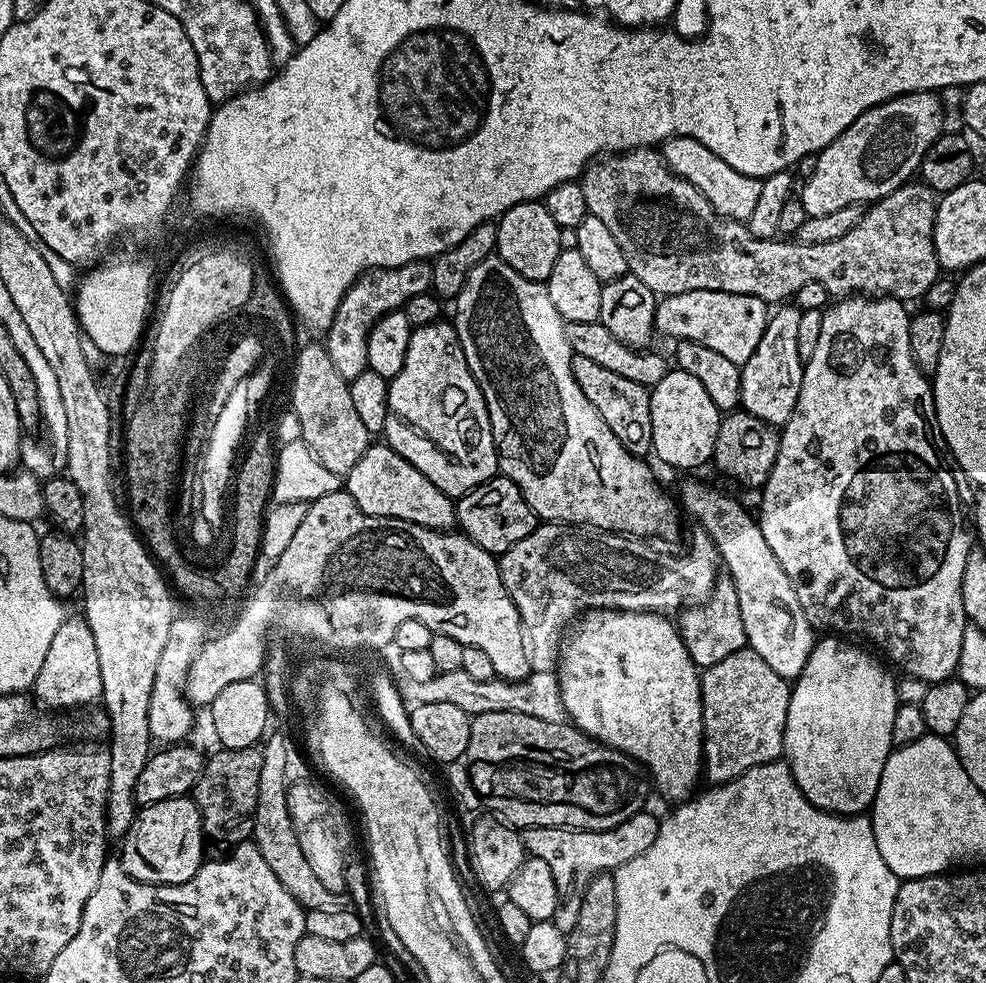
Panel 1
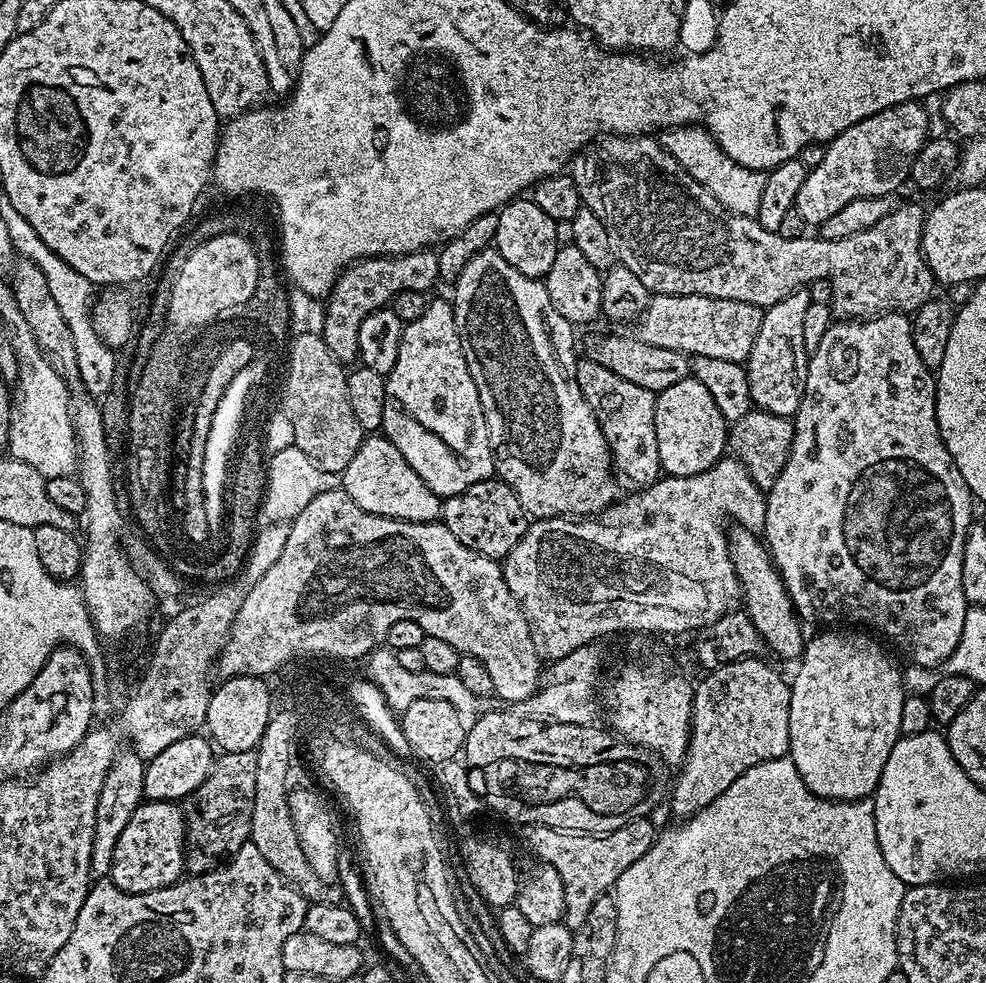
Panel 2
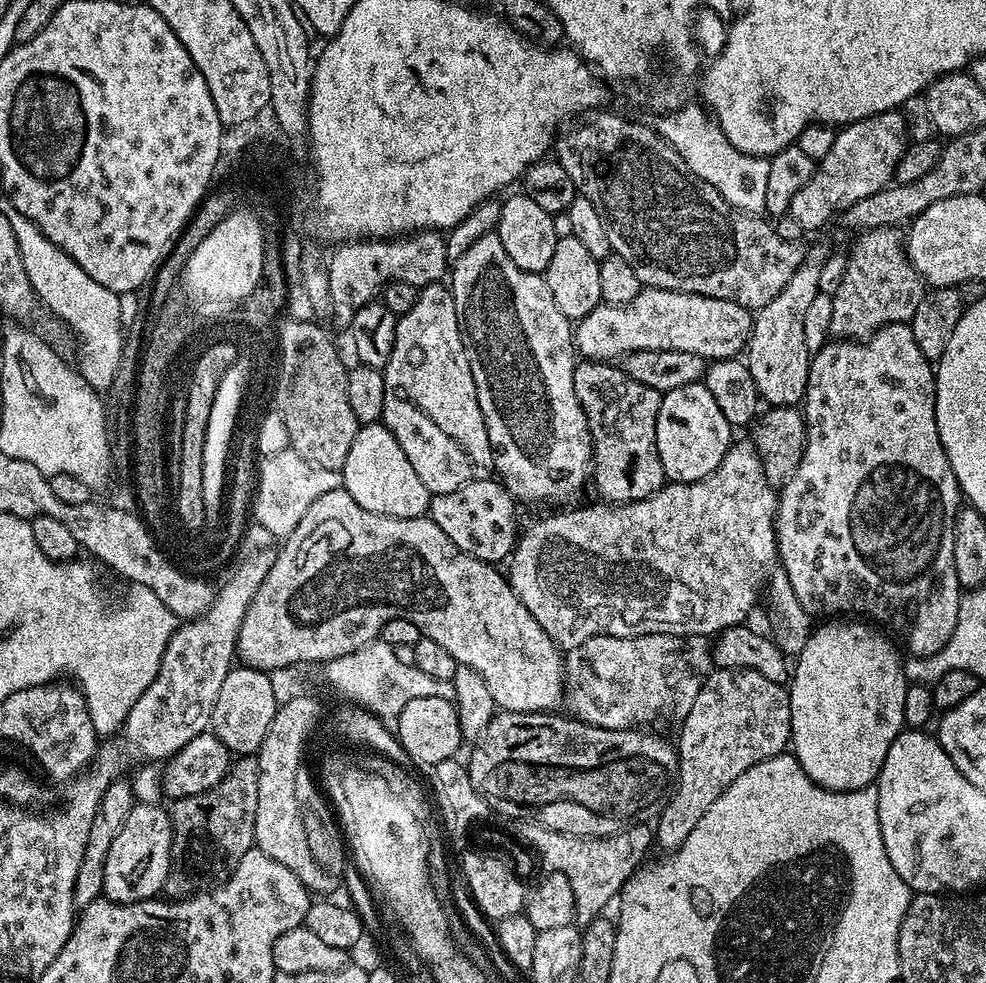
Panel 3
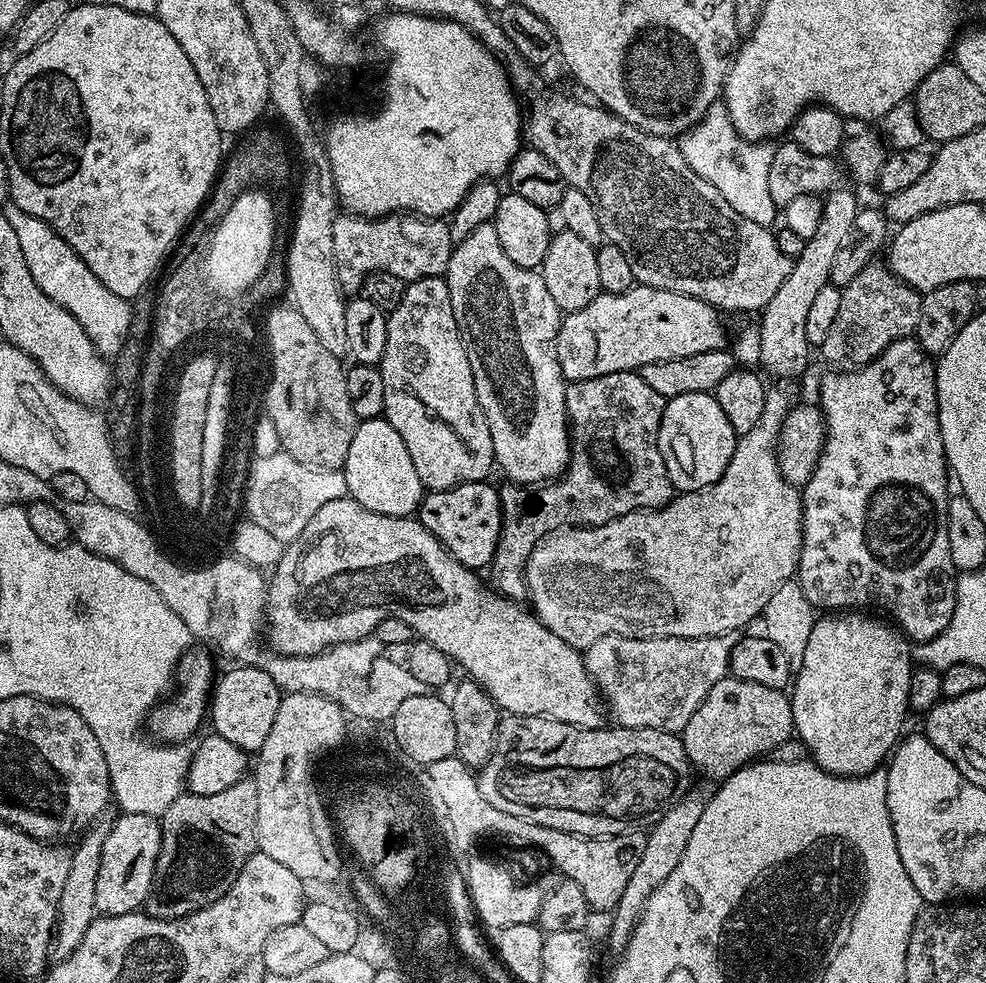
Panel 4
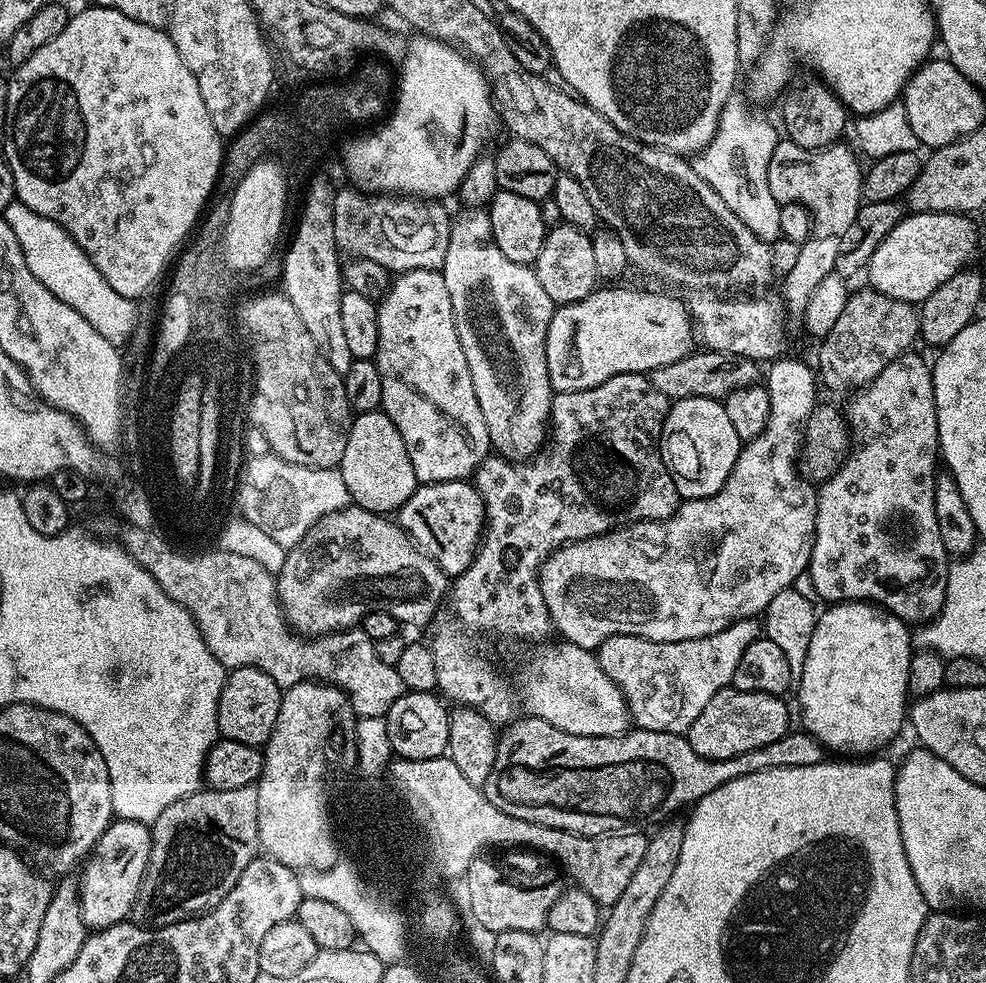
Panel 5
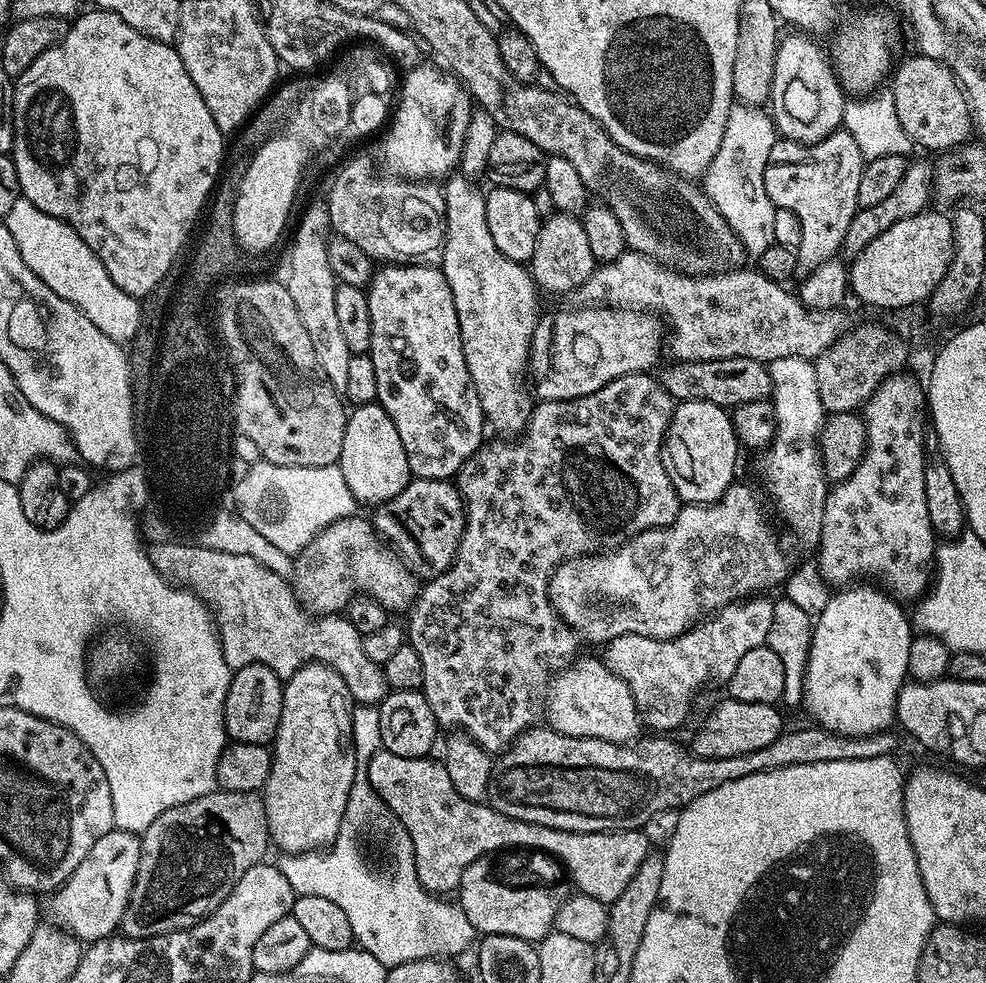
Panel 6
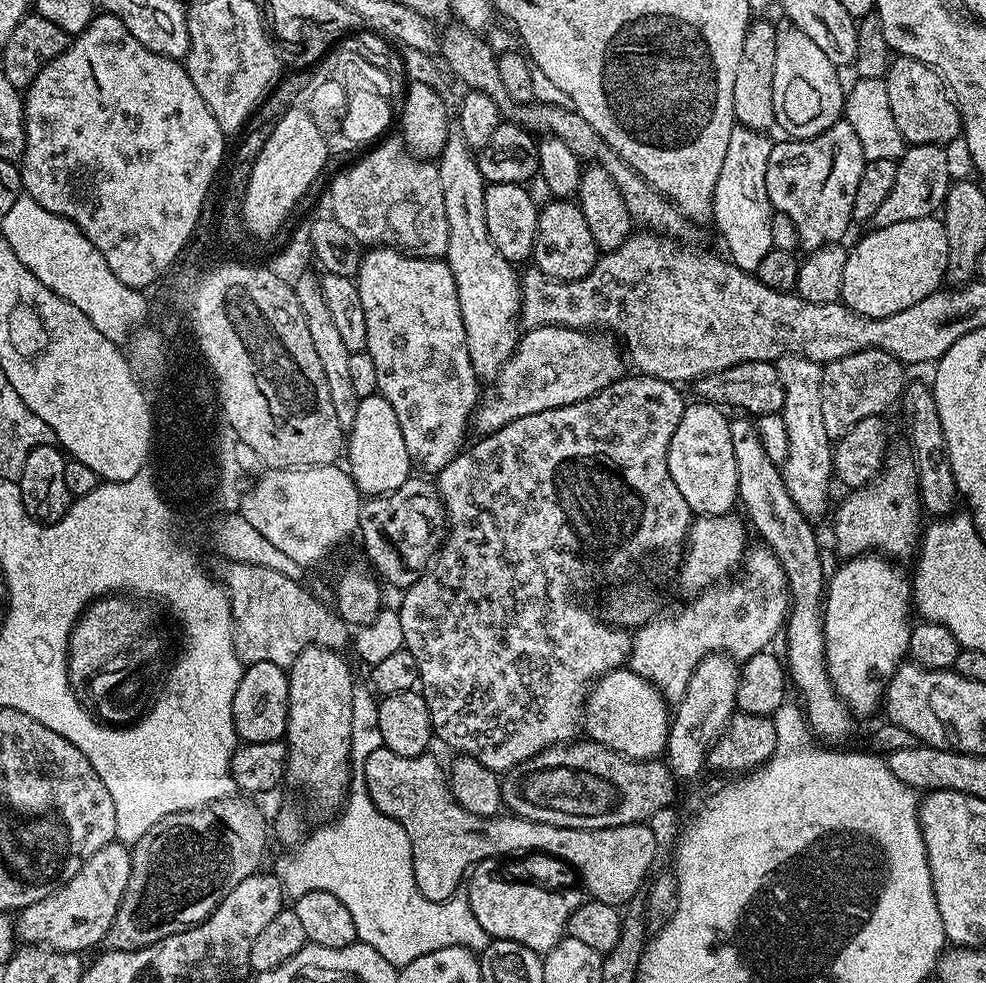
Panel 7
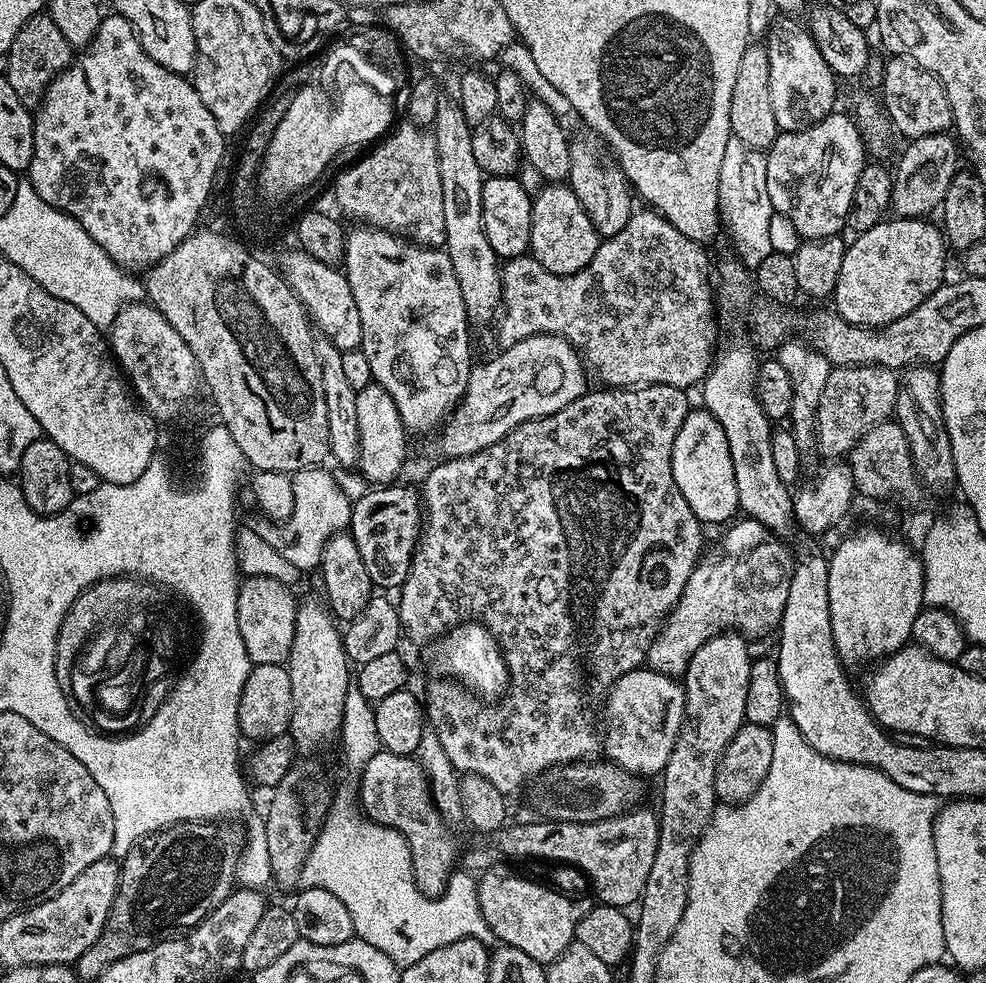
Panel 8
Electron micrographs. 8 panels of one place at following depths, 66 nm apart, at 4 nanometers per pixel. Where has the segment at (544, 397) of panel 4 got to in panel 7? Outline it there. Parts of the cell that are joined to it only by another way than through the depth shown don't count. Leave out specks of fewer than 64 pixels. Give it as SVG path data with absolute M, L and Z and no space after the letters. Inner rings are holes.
M459 130L448 133L448 141L438 157L438 167L442 178L442 198L446 202L446 222L450 230L448 255L450 270L454 274L454 286L458 290L458 306L462 310L462 326L468 339L470 362L481 381L491 381L501 366L512 357L518 343L517 320L520 315L520 276L515 272L513 261L502 258L486 230L484 213L484 190L486 182L476 165L476 156L468 149Z

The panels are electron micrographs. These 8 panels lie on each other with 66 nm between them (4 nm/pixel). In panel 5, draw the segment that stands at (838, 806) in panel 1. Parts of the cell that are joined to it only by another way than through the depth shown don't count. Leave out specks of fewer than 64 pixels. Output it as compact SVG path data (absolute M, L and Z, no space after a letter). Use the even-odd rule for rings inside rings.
M846 600L833 603L825 612L821 611L816 617L814 632L810 638L809 650L806 653L805 665L798 677L798 688L800 684L800 716L804 719L803 727L818 742L822 742L825 749L836 752L845 752L848 758L864 758L869 754L876 754L879 748L884 748L900 732L900 727L906 724L906 709L910 704L910 693L908 690L908 671L910 670L910 658L914 651L912 632L905 621L893 616L891 612L871 602L862 600Z

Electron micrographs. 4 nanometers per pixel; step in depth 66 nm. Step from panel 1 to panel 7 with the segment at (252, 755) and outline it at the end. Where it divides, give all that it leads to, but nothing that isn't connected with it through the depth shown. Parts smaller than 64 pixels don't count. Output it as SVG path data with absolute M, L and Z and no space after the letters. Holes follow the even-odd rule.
M233 794L221 800L203 804L201 808L186 810L185 812L175 812L158 822L154 822L154 826L150 826L150 830L146 830L146 834L142 834L142 838L138 838L136 843L131 845L132 865L130 866L130 882L126 882L126 890L122 894L118 912L114 914L114 922L110 922L110 930L104 935L102 944L105 949L113 952L118 950L138 950L139 948L150 946L170 934L183 932L184 929L191 928L193 924L200 924L220 905L222 898L226 898L226 894L230 894L230 890L234 890L234 886L238 886L238 882L242 882L242 878L257 875L259 868L256 867L259 866L260 858L264 854L264 847L268 844L268 836L270 840L270 824L269 821L268 824L264 821L263 814L248 800L251 799L245 798L240 794Z

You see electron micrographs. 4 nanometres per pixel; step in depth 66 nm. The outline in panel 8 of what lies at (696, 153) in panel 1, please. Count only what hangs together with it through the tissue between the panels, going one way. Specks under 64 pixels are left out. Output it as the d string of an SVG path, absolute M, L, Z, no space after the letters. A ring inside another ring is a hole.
M741 140L726 142L720 175L720 219L726 232L732 235L735 255L744 267L755 270L773 252L770 246L770 218L774 211L766 194L767 155L761 149L751 148Z

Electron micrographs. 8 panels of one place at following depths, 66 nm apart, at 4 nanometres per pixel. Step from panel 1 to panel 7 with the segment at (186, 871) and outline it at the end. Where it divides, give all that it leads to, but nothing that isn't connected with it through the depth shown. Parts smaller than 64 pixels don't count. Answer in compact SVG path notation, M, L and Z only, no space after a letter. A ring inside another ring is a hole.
M113 842L102 846L98 854L94 854L54 894L42 898L42 902L34 902L30 906L20 909L14 920L14 936L17 941L28 946L43 946L58 952L75 952L84 954L87 948L99 945L104 935L110 930L110 922L114 922L114 914L118 912L118 906L122 900L122 894L126 890L126 882L130 882L130 866L132 865L131 851L119 842Z

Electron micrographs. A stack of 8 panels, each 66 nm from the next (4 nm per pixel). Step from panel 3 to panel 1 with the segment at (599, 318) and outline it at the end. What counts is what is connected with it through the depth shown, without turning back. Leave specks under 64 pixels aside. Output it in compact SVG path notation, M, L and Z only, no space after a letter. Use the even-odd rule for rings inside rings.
M690 290L663 297L656 305L656 332L673 336L673 341L693 340L696 344L723 354L730 362L744 365L758 350L768 325L770 305L767 300L750 294L730 294L722 290Z

